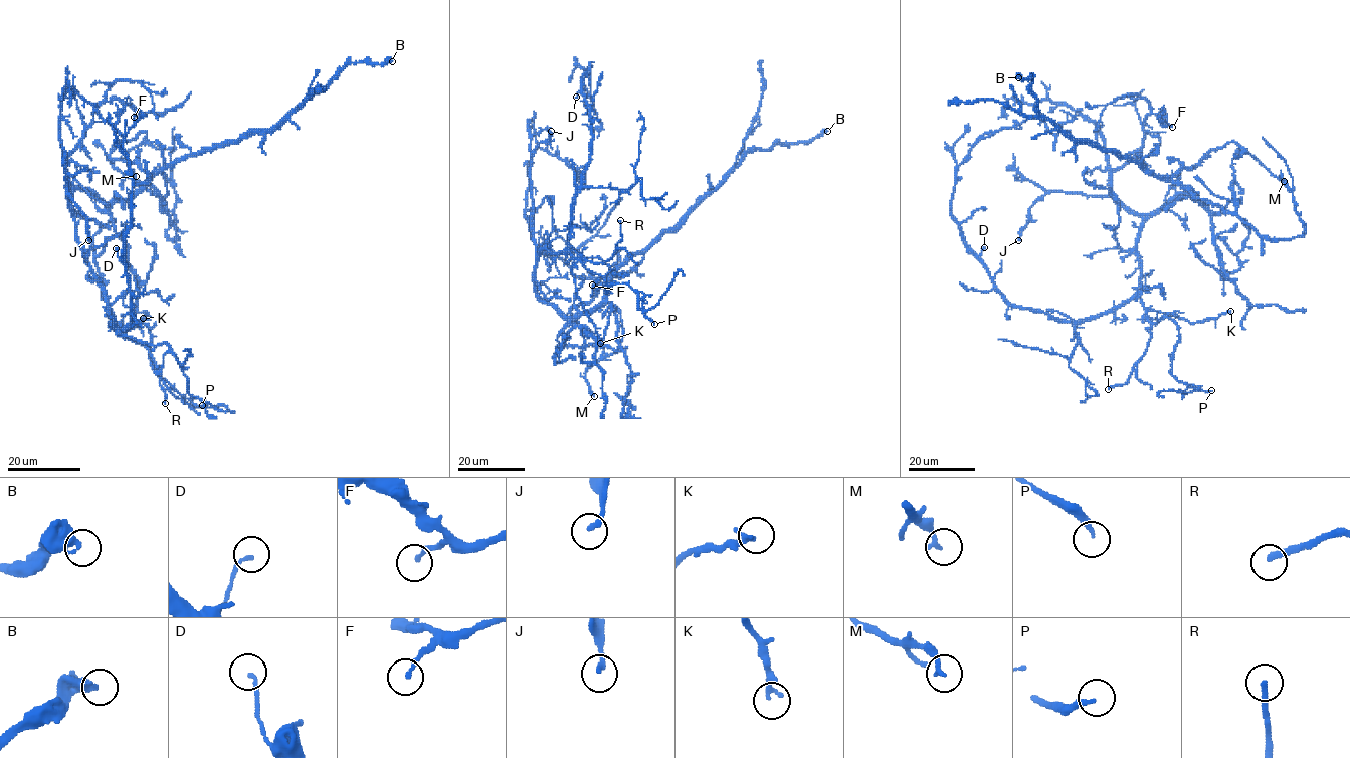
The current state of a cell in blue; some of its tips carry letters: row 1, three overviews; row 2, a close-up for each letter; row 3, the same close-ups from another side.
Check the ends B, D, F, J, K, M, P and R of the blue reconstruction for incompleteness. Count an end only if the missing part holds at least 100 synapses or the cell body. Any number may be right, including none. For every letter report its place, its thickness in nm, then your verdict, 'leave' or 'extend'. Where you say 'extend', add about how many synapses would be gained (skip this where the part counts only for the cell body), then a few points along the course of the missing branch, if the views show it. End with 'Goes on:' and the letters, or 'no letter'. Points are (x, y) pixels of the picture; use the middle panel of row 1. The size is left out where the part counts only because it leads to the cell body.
B: place (827, 131); calibre 400 nm; leave
D: place (576, 97); calibre 140 nm; leave
F: place (592, 285); calibre 150 nm; leave
J: place (551, 131); calibre 190 nm; leave
K: place (600, 343); calibre 240 nm; leave
M: place (594, 396); calibre 200 nm; leave
P: place (654, 324); calibre 200 nm; leave
R: place (620, 220); calibre 240 nm; extend
Goes on: R

